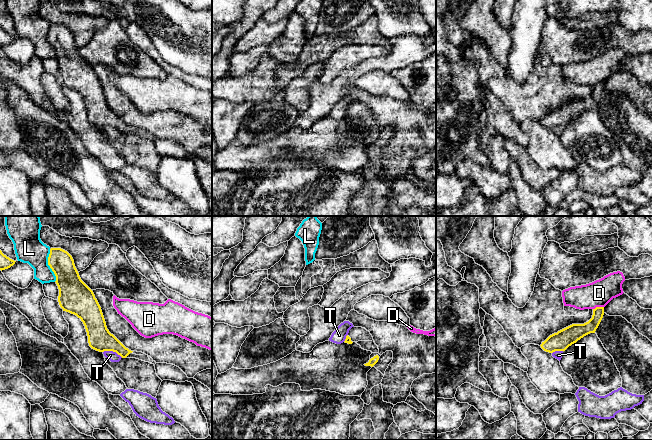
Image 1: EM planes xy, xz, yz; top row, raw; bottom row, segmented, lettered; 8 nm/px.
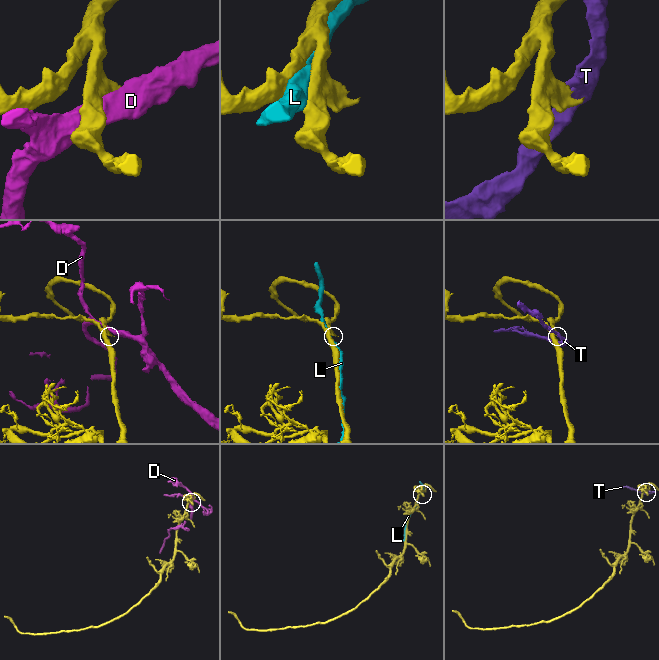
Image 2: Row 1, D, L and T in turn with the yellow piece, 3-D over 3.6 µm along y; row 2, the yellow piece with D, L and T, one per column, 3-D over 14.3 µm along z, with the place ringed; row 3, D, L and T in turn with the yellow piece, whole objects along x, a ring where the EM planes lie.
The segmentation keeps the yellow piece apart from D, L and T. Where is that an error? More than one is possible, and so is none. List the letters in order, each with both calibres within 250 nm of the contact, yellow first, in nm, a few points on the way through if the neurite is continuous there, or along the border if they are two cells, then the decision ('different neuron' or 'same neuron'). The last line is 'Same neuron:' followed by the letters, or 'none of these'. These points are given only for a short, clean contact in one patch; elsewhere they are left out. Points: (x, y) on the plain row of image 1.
D: 120 nm thick on the yellow side, 220 nm on the other; different neuron
L: 200 nm thick on the yellow side, 240 nm on the other; different neuron
T: 190 nm thick on the yellow side, 80 nm on the other; border along xy (103, 127), (115, 127), (122, 133); different neuron
Same neuron: none of these

